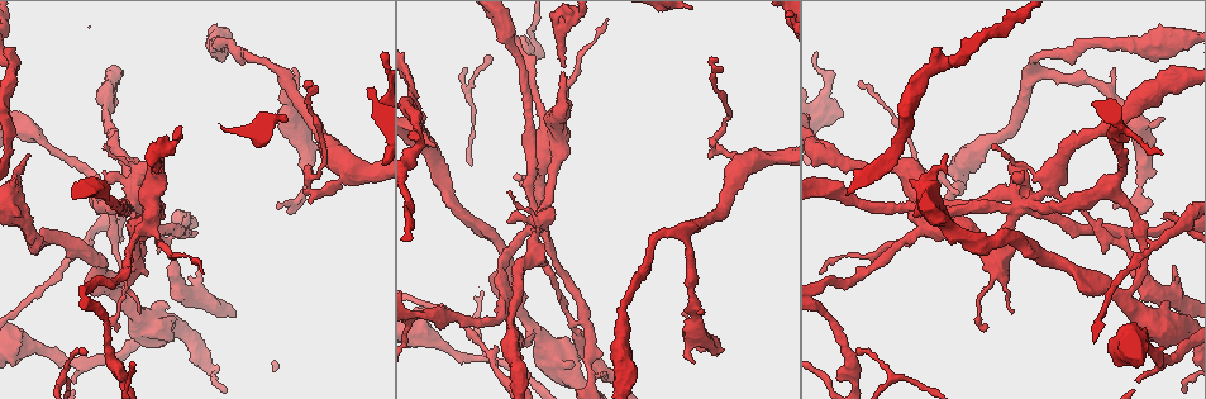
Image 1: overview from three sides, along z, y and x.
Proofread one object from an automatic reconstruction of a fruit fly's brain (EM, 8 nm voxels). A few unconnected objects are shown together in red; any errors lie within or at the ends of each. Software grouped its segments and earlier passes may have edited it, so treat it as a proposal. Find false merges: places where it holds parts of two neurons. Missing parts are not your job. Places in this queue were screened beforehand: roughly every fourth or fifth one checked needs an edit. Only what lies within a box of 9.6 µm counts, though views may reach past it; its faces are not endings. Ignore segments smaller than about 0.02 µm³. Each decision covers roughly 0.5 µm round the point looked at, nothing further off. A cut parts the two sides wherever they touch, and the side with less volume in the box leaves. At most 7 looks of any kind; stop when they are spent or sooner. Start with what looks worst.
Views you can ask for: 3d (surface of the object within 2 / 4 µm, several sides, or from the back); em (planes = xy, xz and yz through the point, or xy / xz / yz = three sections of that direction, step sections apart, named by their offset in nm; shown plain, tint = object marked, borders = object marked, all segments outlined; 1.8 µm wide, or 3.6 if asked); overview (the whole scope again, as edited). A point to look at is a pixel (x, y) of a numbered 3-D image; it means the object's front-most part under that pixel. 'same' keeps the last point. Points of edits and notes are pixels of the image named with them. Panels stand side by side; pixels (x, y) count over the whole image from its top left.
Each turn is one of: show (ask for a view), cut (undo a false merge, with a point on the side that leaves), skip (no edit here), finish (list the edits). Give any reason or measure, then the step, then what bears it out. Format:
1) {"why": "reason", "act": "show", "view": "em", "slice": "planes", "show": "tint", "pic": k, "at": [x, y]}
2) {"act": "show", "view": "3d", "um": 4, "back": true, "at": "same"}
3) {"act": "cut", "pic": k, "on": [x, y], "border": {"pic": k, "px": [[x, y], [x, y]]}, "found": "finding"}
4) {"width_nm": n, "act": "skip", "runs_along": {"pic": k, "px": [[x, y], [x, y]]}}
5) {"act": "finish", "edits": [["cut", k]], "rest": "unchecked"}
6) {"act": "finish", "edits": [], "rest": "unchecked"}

{"why": "two arms in line, one across", "act": "show", "view": "em", "slice": "planes", "show": "borders", "pic": 1, "at": [584, 323]}

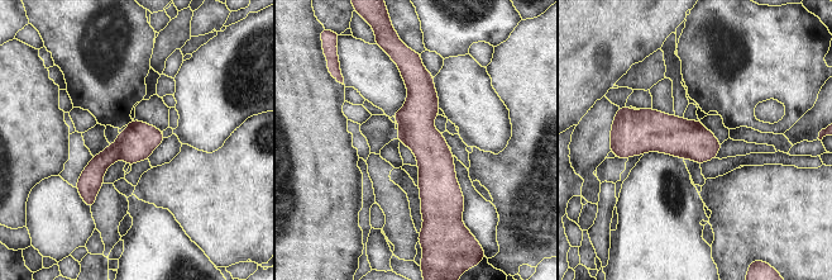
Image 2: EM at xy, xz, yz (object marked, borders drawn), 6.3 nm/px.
{"width_nm": 220, "act": "cut", "pic": 2, "on": [92, 176], "found": "a second neuron is stuck on"}

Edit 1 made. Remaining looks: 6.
{"why": "sharp bend", "act": "show", "view": "3d", "um": 4, "pic": 1, "at": [312, 190]}

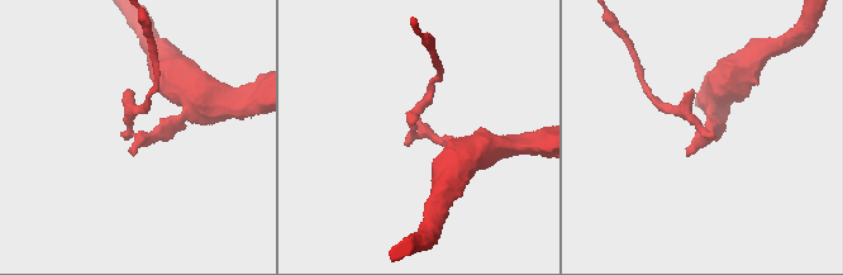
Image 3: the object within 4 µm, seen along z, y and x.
{"why": "need the tissue", "act": "show", "view": "em", "slice": "planes", "show": "tint", "pic": 3, "at": [130, 132]}

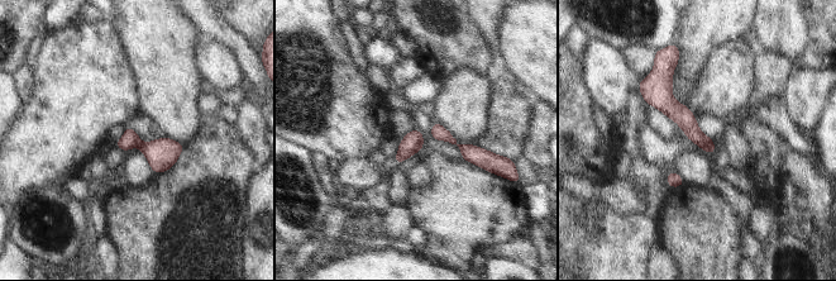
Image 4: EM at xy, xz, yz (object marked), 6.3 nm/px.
{"act": "cut", "pic": 4, "on": [129, 139], "part_leaving": {"pic": 4, "px": [[660, 75], [660, 96], [711, 149]]}, "found": "a second neuron is stuck on"}

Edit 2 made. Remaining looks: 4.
{"why": "abrupt turn", "act": "show", "view": "3d", "um": 4, "pic": 1, "at": [930, 184]}

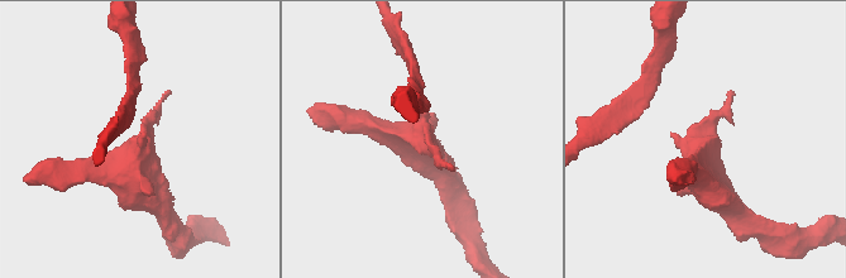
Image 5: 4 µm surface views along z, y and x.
{"why": "now the EM", "act": "show", "view": "em", "slice": "planes", "show": "tint", "pic": 5, "at": [706, 142]}

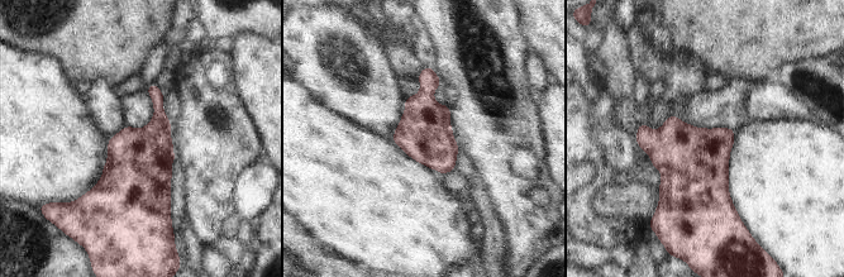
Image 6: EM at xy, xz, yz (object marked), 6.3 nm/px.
{"act": "skip", "found": "one neuron here"}

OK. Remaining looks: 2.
{"act": "finish", "edits": [["cut", 2], ["cut", 4]], "rest": "unchecked"}

